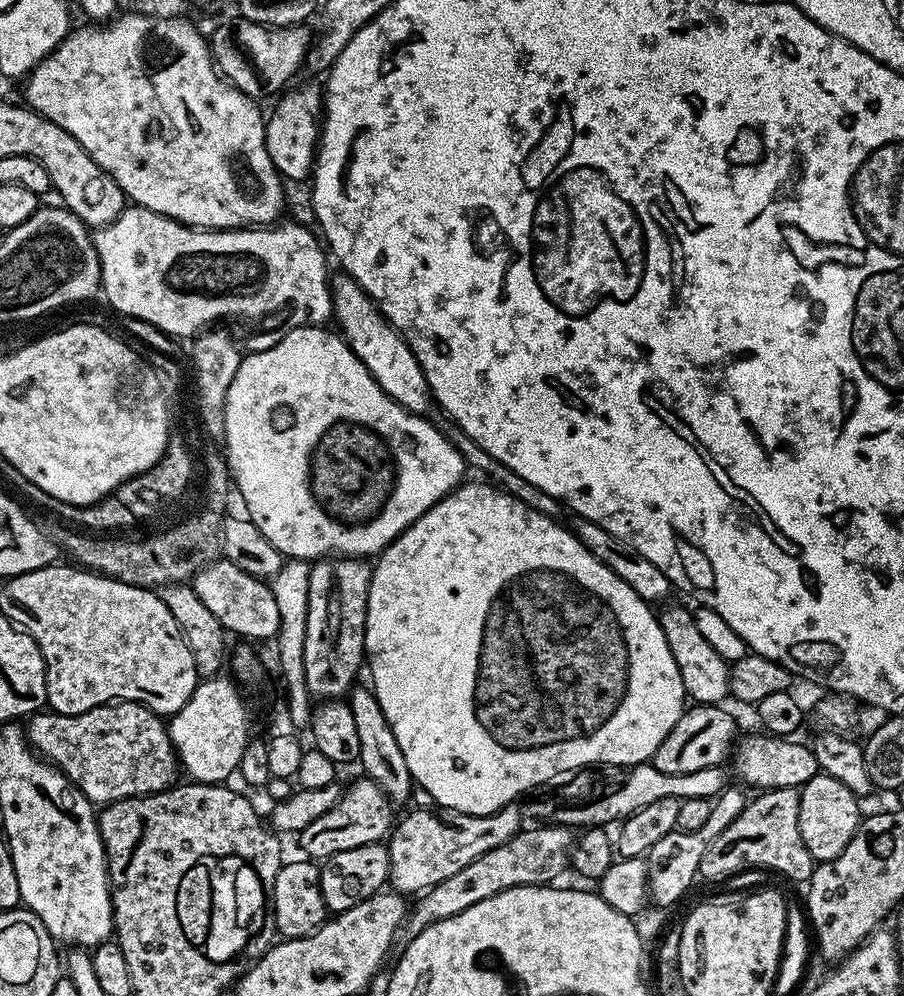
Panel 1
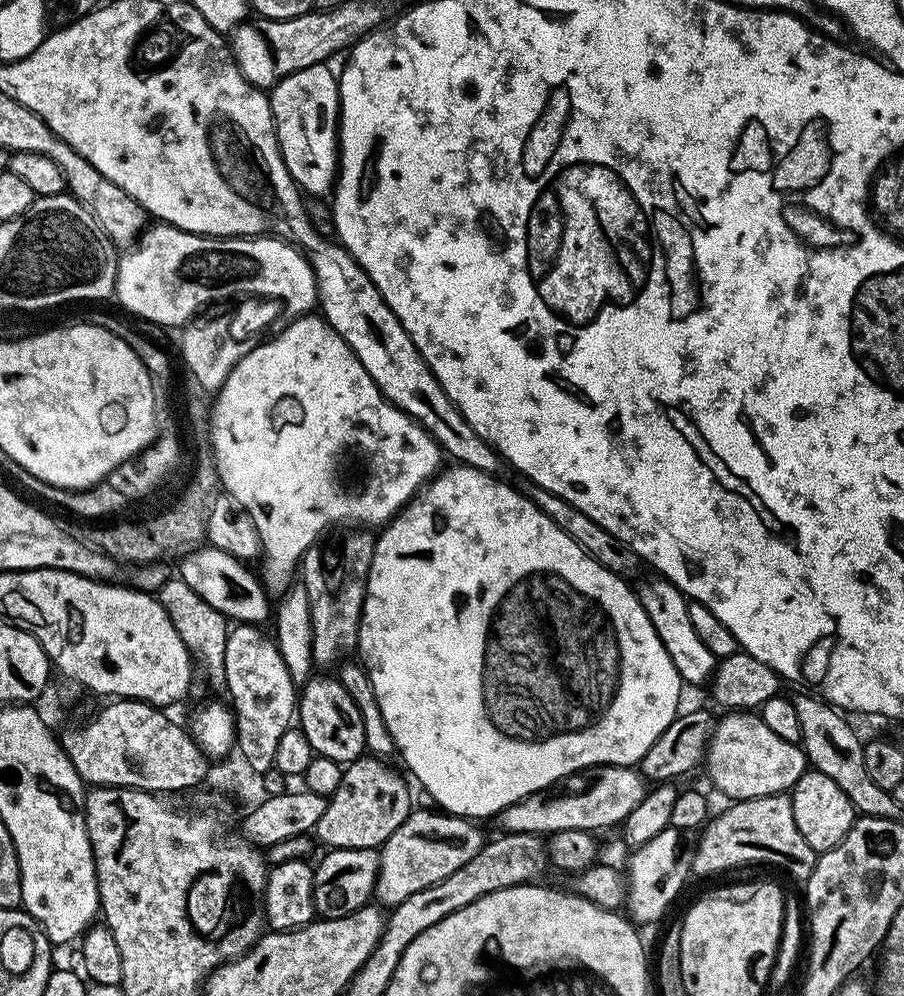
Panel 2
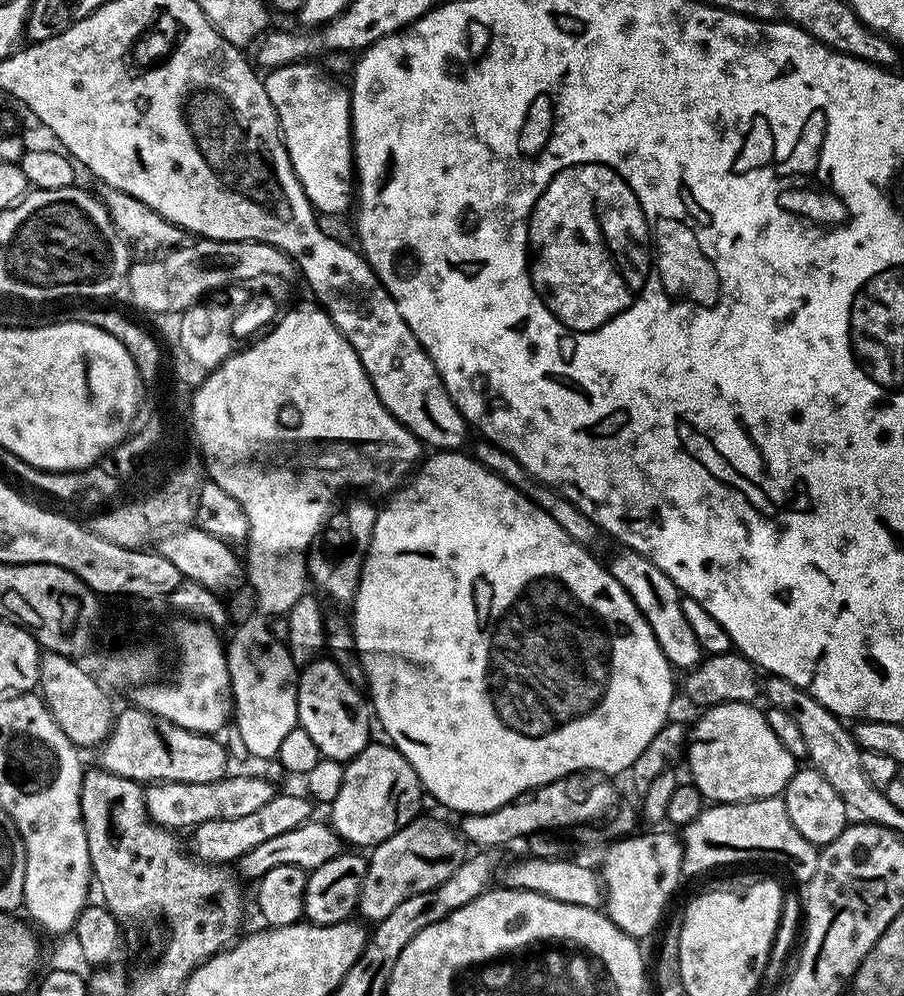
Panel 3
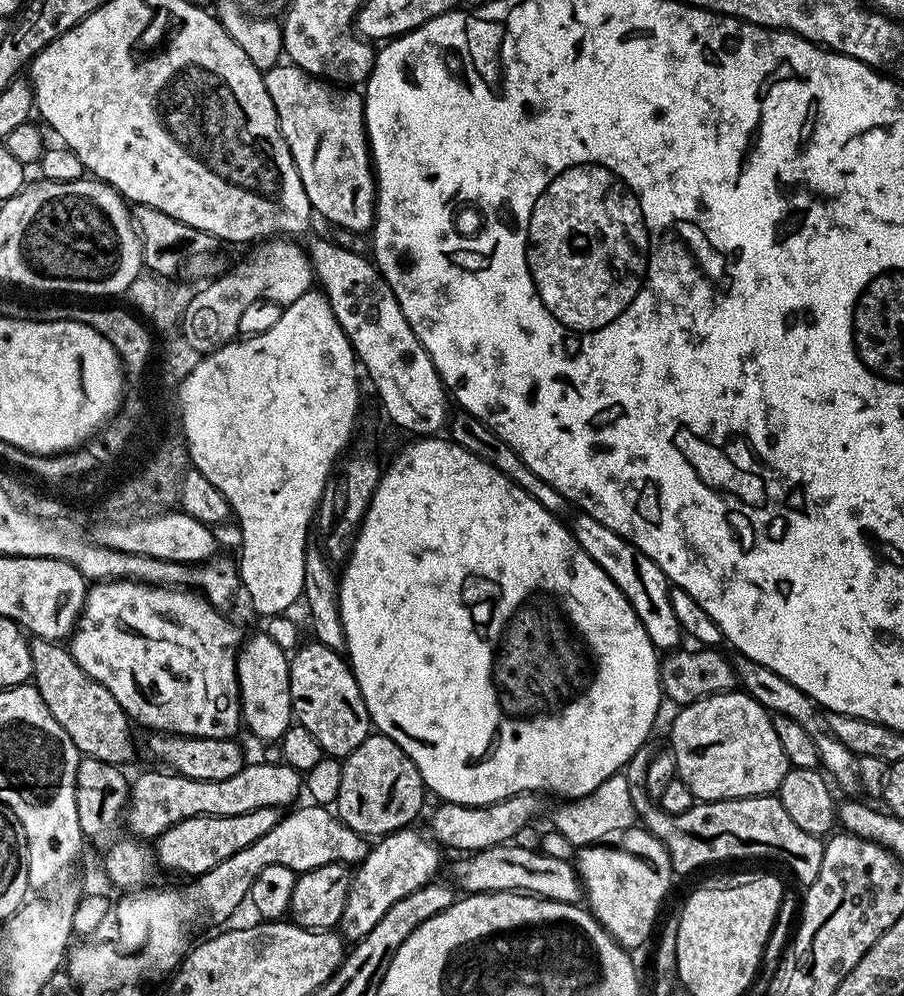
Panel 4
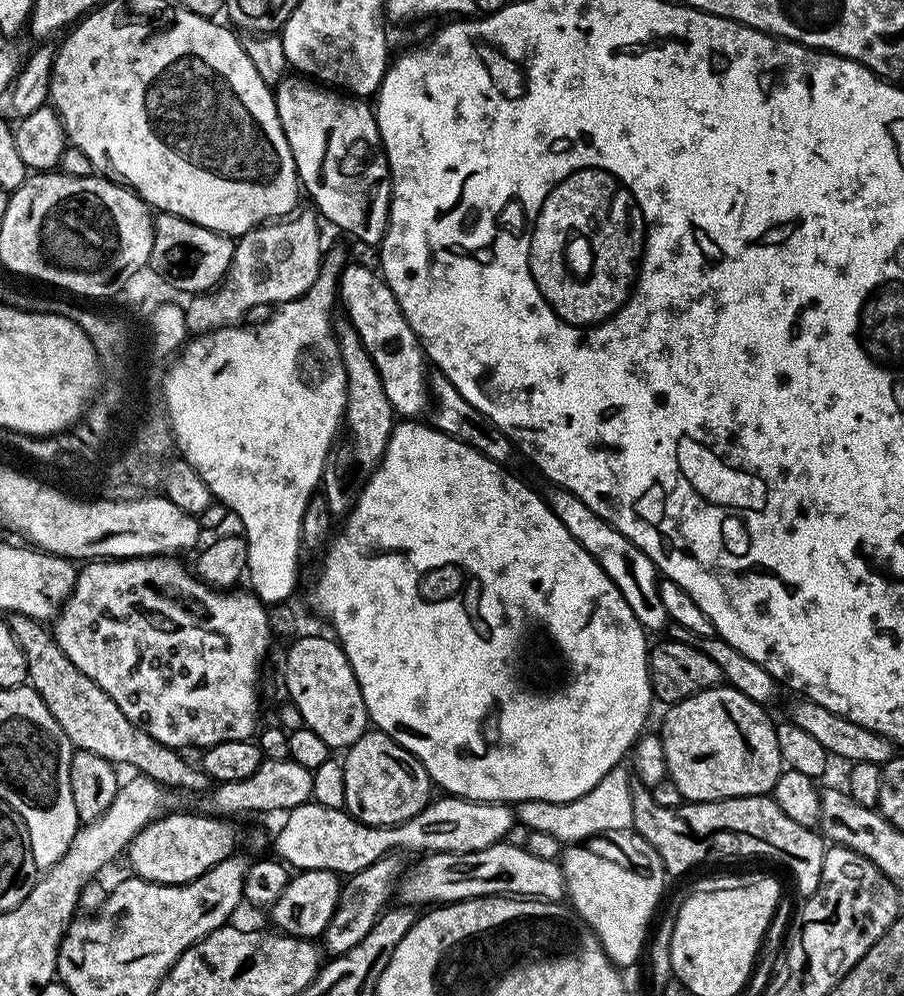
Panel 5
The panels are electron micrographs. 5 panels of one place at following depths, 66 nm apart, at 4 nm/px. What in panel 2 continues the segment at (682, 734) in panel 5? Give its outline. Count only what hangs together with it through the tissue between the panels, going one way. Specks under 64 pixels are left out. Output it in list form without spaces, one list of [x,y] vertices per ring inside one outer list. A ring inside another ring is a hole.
[[[729,711],[715,721],[706,745],[707,764],[713,786],[732,802],[787,793],[809,767],[800,744],[778,738],[778,734],[751,711]]]

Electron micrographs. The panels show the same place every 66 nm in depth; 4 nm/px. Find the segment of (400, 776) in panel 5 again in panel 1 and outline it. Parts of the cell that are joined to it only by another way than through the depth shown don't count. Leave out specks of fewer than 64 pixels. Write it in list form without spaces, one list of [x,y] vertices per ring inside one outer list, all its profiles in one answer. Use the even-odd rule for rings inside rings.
[[[359,778],[349,788],[340,793],[340,801],[334,805],[322,818],[310,822],[306,830],[298,833],[300,848],[305,857],[316,862],[323,862],[336,852],[350,850],[367,844],[379,844],[393,831],[394,805],[387,794],[373,780]]]

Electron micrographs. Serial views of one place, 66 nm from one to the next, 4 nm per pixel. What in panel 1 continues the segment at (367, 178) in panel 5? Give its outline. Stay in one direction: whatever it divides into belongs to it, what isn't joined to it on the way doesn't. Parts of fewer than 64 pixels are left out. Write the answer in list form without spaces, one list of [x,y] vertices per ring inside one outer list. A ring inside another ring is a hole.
[[[306,84],[285,91],[282,100],[265,121],[267,153],[283,179],[305,180],[315,167],[319,145],[320,121],[323,113],[323,89],[317,84]]]

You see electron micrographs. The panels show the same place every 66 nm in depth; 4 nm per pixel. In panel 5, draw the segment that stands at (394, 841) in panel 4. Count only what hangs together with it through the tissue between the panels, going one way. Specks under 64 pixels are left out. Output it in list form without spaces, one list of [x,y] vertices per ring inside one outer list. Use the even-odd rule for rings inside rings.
[[[389,854],[378,862],[371,863],[370,866],[365,868],[365,870],[353,873],[341,887],[339,894],[339,905],[336,908],[334,914],[331,916],[331,920],[328,923],[327,930],[325,930],[322,937],[323,949],[329,955],[344,955],[346,950],[353,949],[354,946],[358,944],[365,936],[370,932],[370,930],[376,927],[376,920],[380,914],[385,911],[391,894],[395,893],[399,878],[403,875],[404,865],[402,866],[402,859],[399,855]]]

